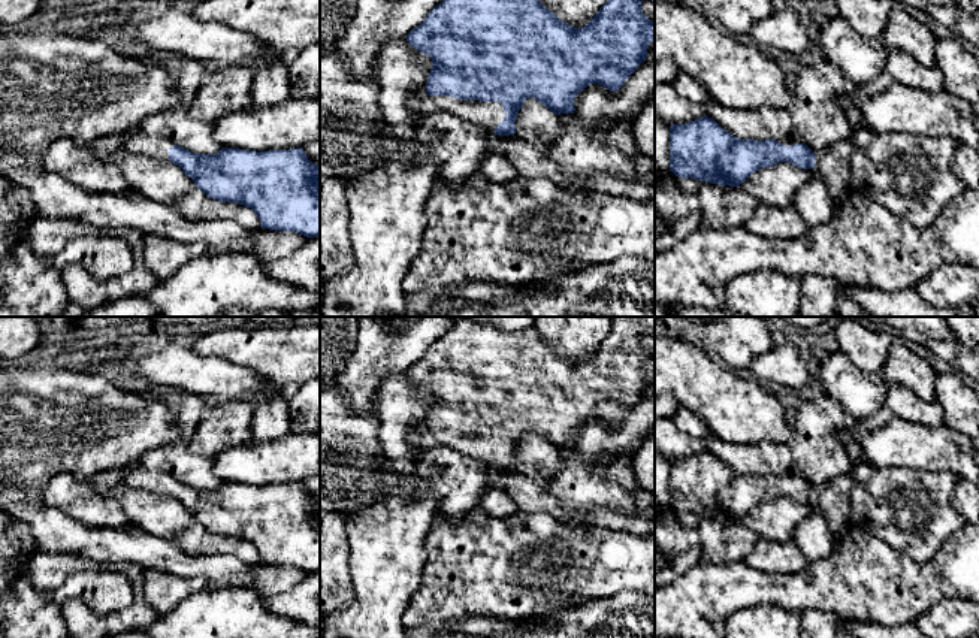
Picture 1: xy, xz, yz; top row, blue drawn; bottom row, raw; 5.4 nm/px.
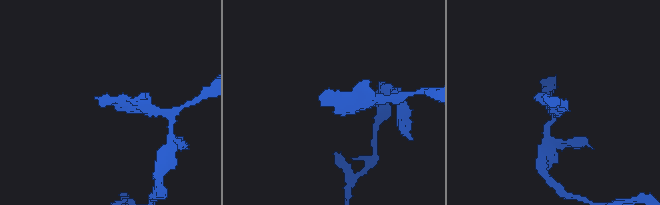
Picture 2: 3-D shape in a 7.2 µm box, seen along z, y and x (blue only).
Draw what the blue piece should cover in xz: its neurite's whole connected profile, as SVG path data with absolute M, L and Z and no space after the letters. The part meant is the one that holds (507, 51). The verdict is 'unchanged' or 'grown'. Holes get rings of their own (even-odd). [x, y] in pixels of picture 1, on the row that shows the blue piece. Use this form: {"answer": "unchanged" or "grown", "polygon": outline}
{"answer": "grown", "polygon": "M444 0L405 37L413 48L432 58L426 82L427 105L432 109L453 112L495 136L510 136L516 133L517 112L529 97L560 115L575 111L574 99L587 85L599 84L610 91L623 87L647 58L647 48L655 40L655 22L643 13L641 1L607 0L584 27L575 28L540 0Z"}

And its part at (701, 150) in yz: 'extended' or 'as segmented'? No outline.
extended

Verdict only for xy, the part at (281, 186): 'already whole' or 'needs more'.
needs more

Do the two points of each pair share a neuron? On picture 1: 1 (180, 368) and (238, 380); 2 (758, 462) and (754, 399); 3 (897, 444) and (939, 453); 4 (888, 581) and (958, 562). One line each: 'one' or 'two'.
1: one
2: two
3: one
4: one

